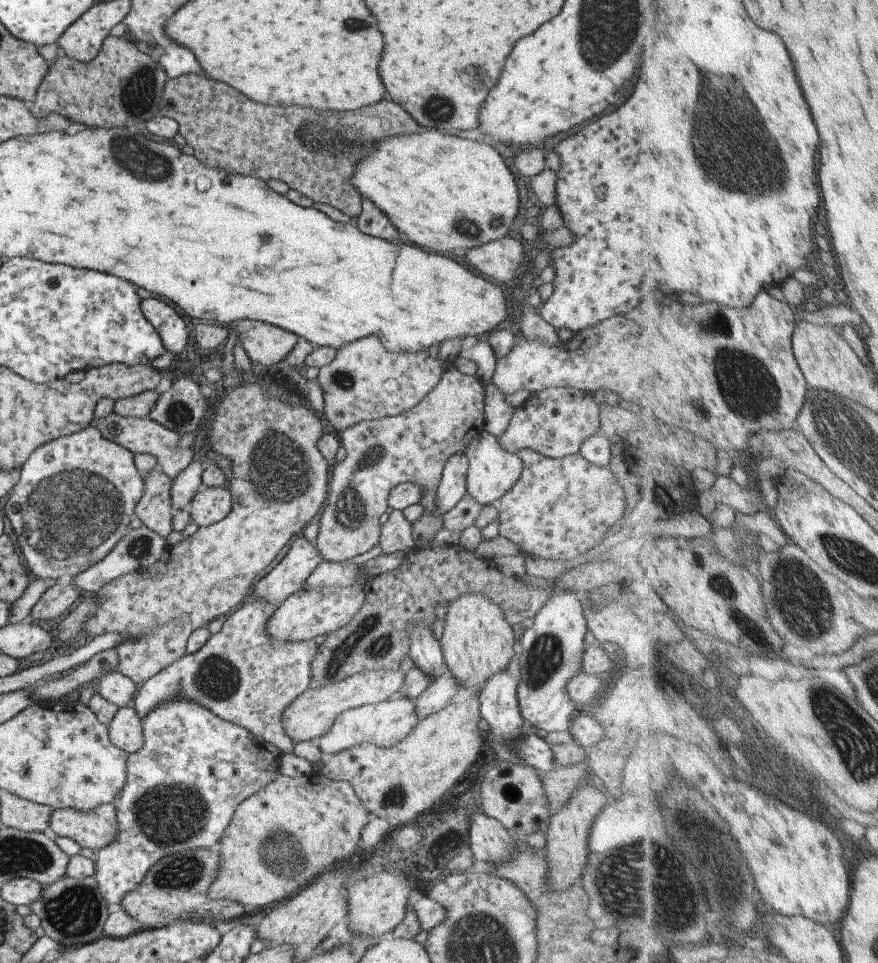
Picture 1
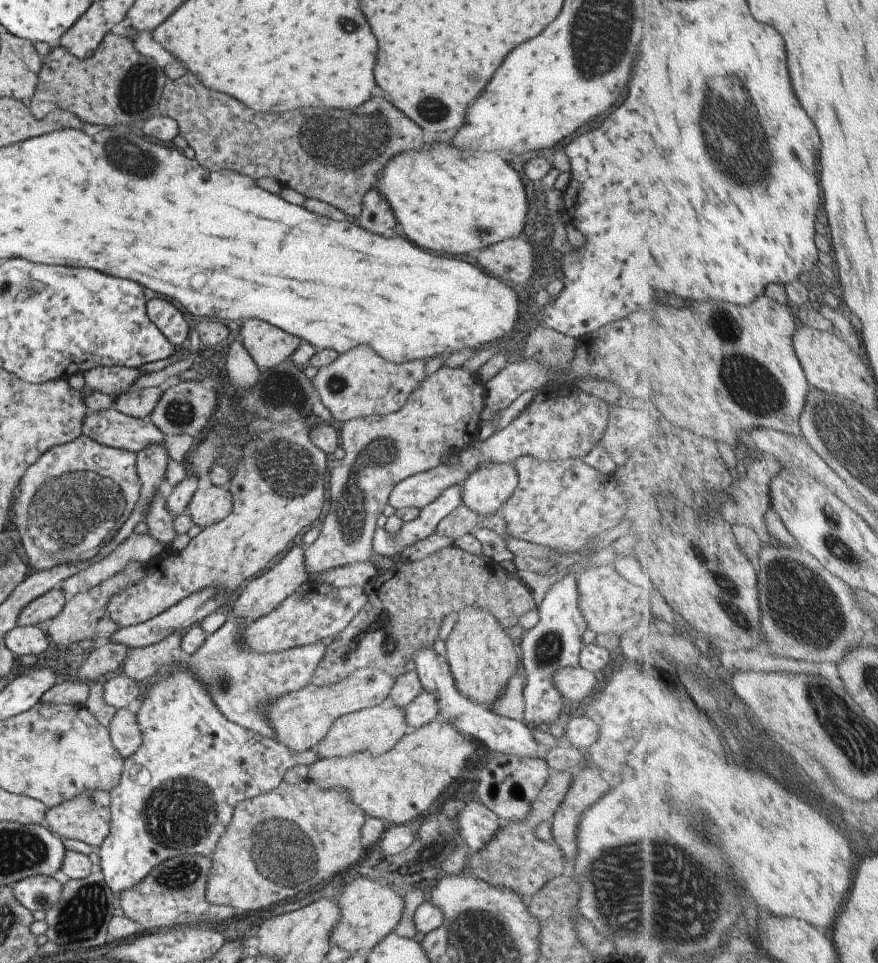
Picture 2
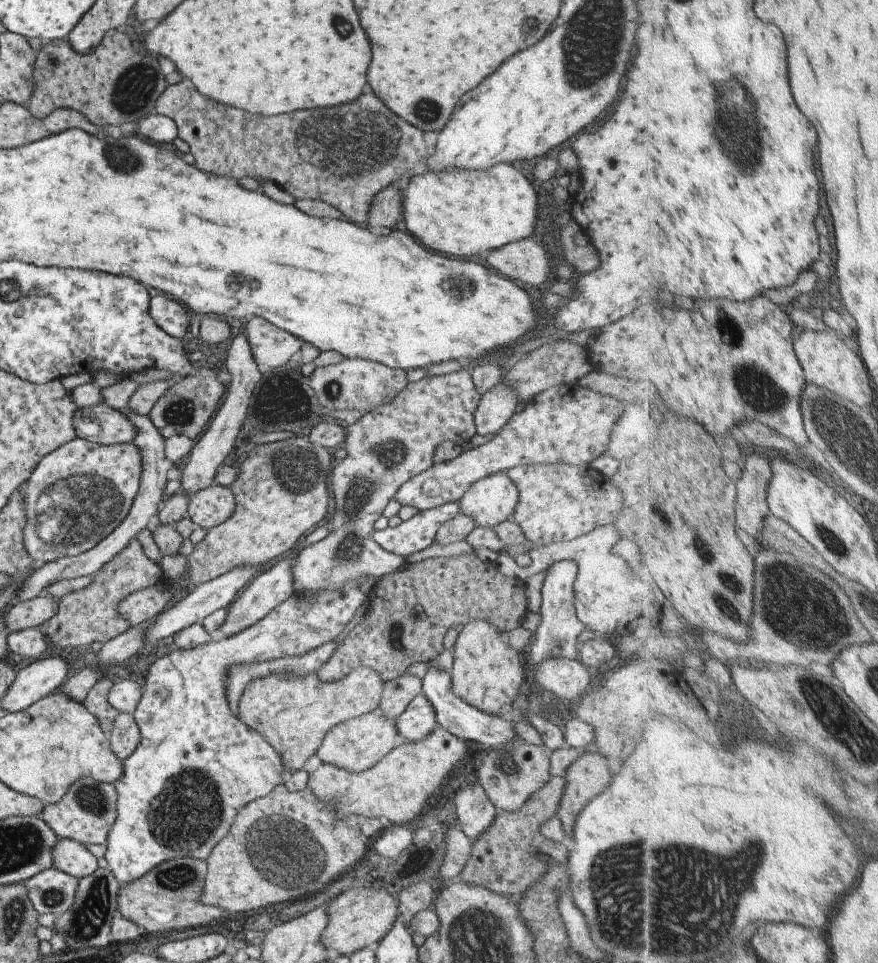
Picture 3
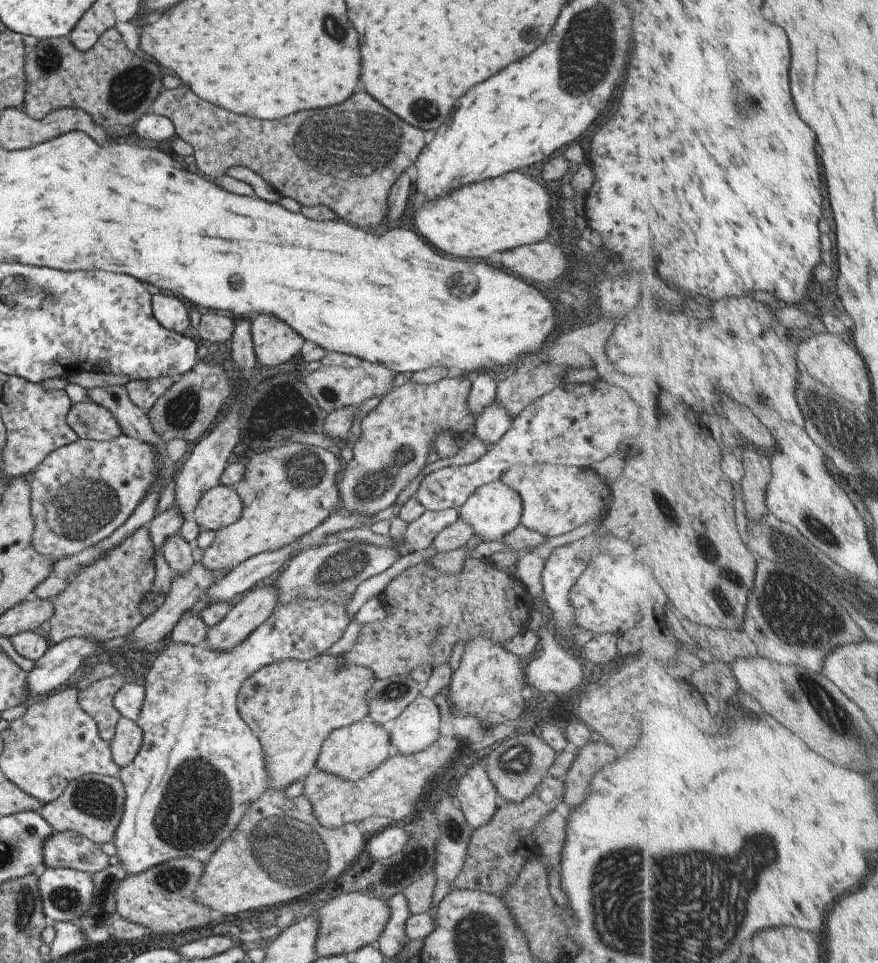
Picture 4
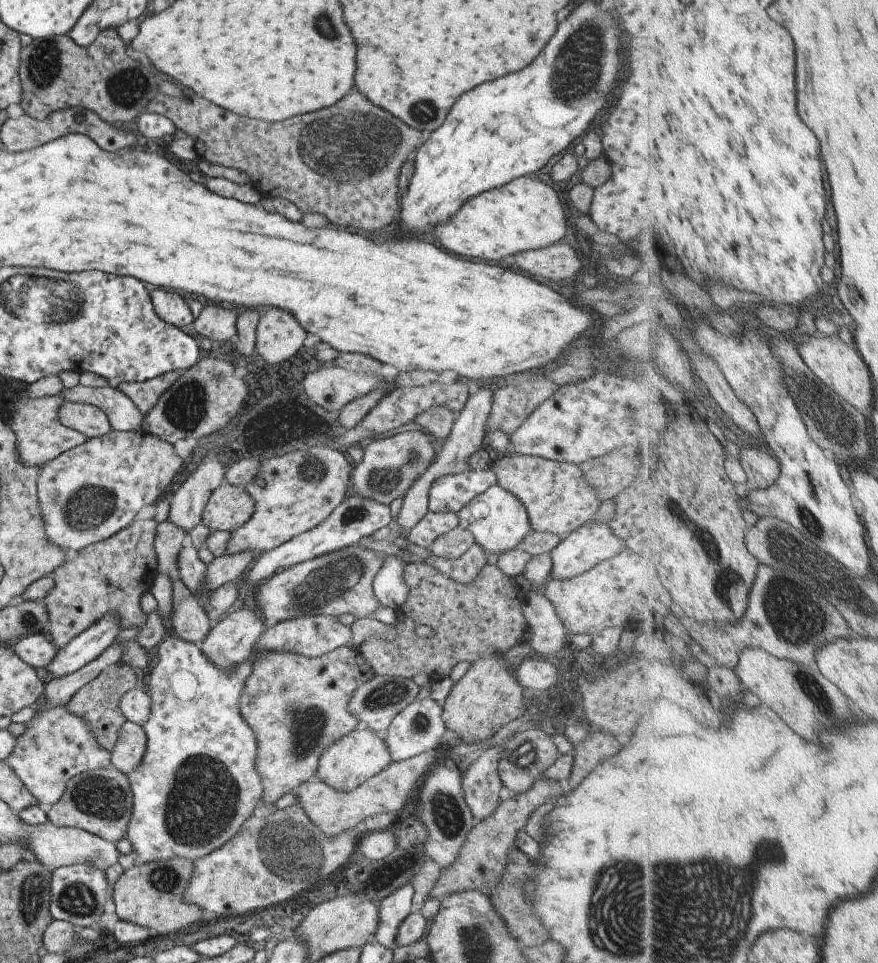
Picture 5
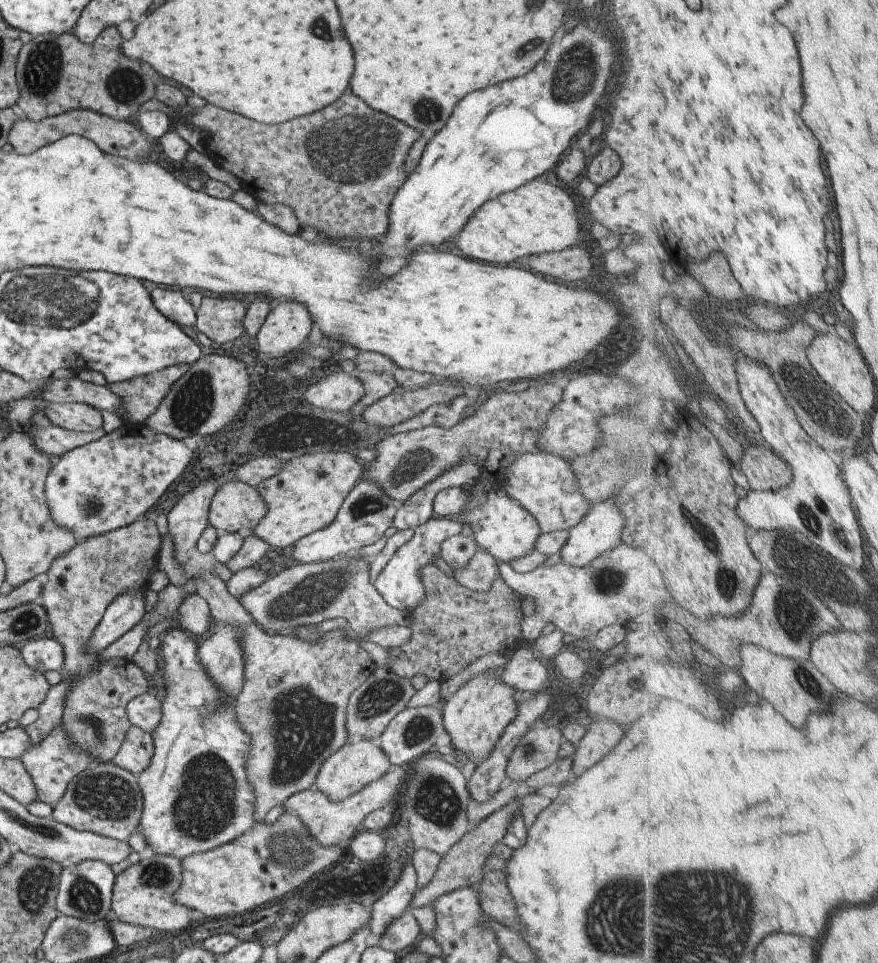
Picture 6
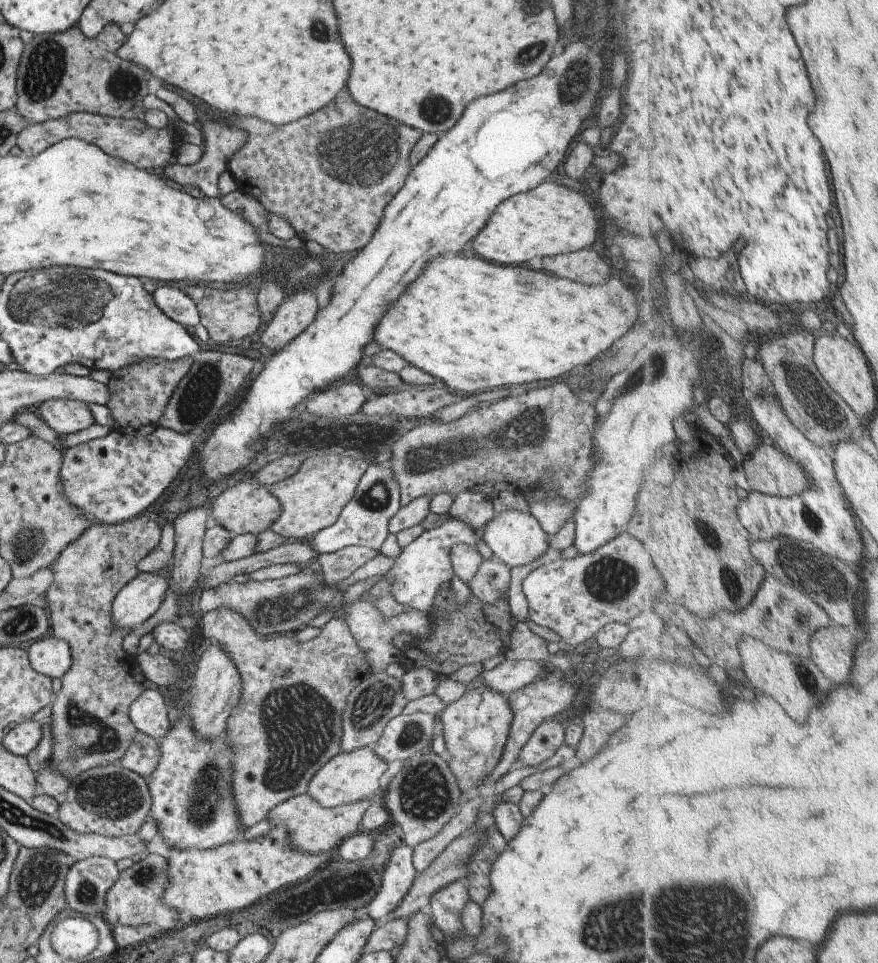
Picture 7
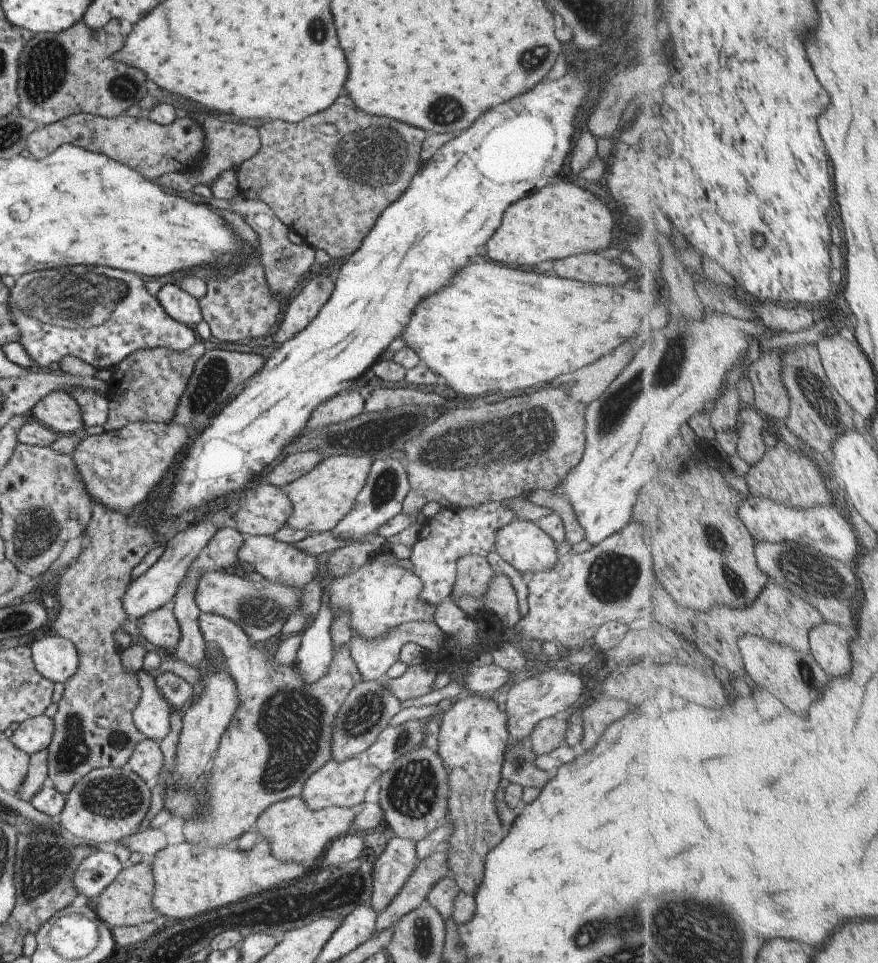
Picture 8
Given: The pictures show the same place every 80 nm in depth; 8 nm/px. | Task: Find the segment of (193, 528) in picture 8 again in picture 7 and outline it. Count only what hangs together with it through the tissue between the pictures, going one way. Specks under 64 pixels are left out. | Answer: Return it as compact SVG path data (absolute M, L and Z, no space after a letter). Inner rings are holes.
M171 564L167 571L137 573L121 587L112 602L114 628L137 627L159 608L172 582L170 570Z

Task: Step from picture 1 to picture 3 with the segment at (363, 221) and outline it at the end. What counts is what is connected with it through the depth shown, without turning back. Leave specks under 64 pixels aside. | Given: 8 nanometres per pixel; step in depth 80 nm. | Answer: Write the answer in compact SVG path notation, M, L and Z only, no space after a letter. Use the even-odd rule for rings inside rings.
M391 183L373 196L364 225L381 226L390 230L399 227L400 223L401 192L399 192L398 184Z

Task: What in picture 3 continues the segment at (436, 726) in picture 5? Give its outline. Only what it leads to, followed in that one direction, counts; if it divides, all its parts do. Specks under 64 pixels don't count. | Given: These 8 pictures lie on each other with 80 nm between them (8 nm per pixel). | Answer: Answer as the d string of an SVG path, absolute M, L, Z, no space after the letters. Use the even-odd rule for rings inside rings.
M417 694L403 712L395 718L395 727L399 736L406 742L419 742L429 730L436 726L436 714L429 700Z

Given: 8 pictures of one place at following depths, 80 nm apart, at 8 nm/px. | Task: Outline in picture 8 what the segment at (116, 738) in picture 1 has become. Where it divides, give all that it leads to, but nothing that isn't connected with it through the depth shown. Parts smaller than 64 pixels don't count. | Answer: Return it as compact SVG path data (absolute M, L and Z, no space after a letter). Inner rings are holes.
M141 738L135 744L135 748L133 748L126 763L127 768L145 783L160 774L162 765L161 750L159 750L158 744L149 738Z

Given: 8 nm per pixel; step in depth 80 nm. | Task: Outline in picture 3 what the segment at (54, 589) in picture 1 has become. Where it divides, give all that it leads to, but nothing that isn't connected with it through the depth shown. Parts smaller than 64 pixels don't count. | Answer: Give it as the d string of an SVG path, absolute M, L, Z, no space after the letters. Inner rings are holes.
M43 592L38 597L11 605L3 622L9 628L9 633L34 628L49 621L57 608L57 598Z

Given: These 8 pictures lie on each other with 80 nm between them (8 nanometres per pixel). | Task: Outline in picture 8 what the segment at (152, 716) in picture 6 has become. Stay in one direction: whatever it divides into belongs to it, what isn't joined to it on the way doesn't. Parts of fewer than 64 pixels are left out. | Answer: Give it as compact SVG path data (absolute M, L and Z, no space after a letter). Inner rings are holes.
M137 672L141 695L131 712L133 725L142 738L161 740L169 733L169 714L171 708L151 676Z

